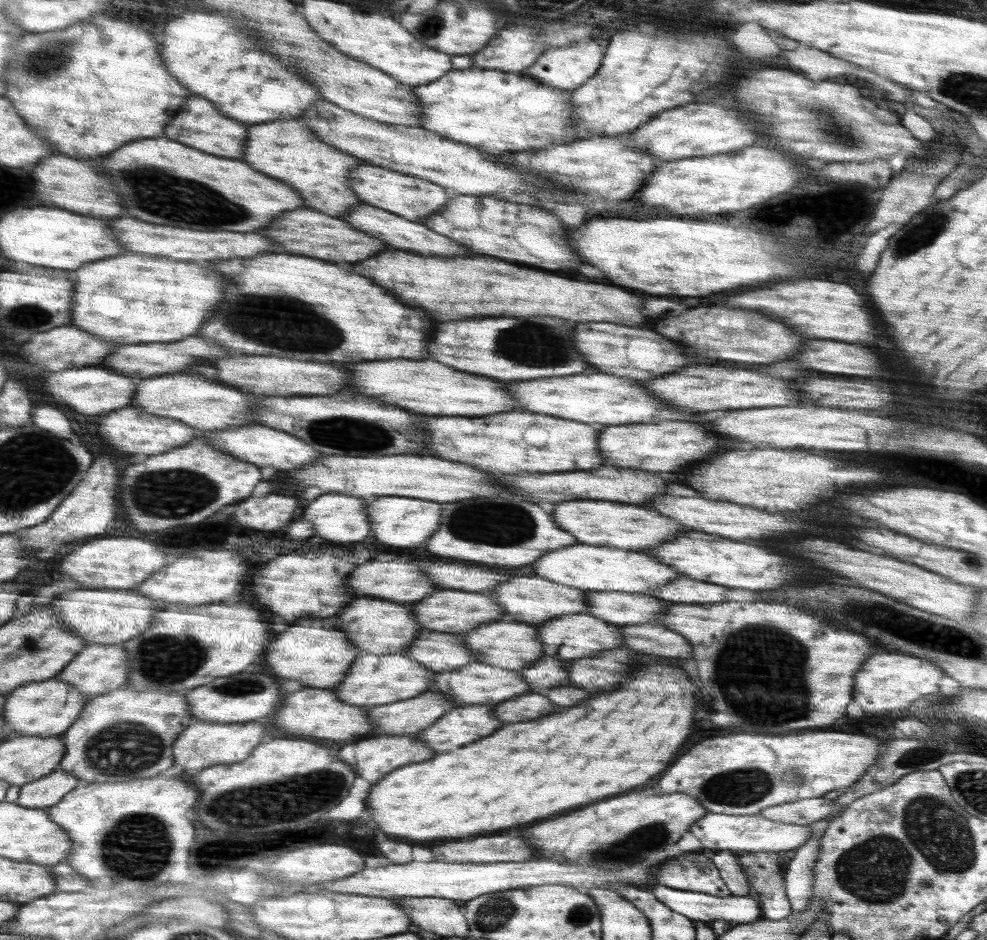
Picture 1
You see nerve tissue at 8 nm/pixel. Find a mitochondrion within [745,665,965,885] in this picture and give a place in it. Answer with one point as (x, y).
(913, 758)

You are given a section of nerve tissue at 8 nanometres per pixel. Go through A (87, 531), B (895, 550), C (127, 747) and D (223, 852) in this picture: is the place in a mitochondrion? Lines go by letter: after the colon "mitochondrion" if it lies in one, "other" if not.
A: other
B: other
C: mitochondrion
D: other

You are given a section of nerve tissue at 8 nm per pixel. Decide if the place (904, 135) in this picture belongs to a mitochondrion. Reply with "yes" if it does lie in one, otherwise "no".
no

